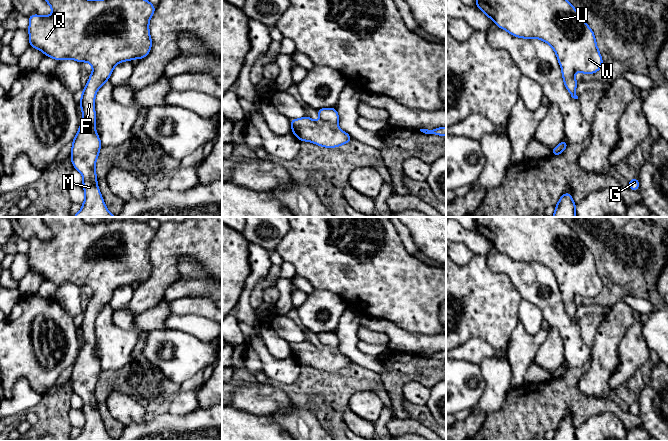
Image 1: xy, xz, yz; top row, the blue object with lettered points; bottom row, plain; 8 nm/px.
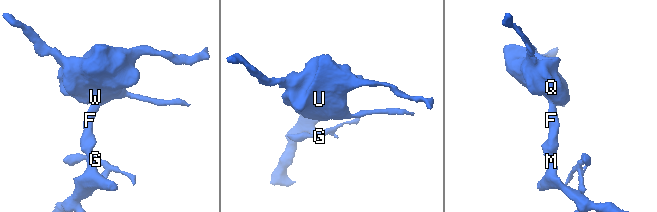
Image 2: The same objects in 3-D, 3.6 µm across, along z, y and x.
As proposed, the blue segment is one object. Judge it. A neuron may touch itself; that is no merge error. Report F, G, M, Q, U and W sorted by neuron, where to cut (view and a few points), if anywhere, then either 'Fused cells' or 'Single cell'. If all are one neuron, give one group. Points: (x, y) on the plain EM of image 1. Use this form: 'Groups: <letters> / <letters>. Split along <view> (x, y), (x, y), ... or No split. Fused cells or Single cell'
Groups: F G M Q U W. No split. Single cell

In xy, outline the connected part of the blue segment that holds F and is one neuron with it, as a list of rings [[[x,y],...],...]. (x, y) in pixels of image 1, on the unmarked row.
[[[43,217],[43,221],[53,236],[49,240],[32,238],[28,241],[29,270],[56,285],[72,283],[88,286],[93,291],[79,325],[83,343],[71,371],[73,392],[82,398],[85,416],[82,432],[73,441],[116,441],[106,432],[97,407],[95,388],[102,368],[95,352],[95,320],[118,287],[140,284],[150,277],[149,245],[156,231],[148,223],[133,220],[89,224],[81,217]]]

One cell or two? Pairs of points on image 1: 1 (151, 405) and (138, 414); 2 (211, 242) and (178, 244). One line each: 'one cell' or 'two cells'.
1: two cells
2: one cell

